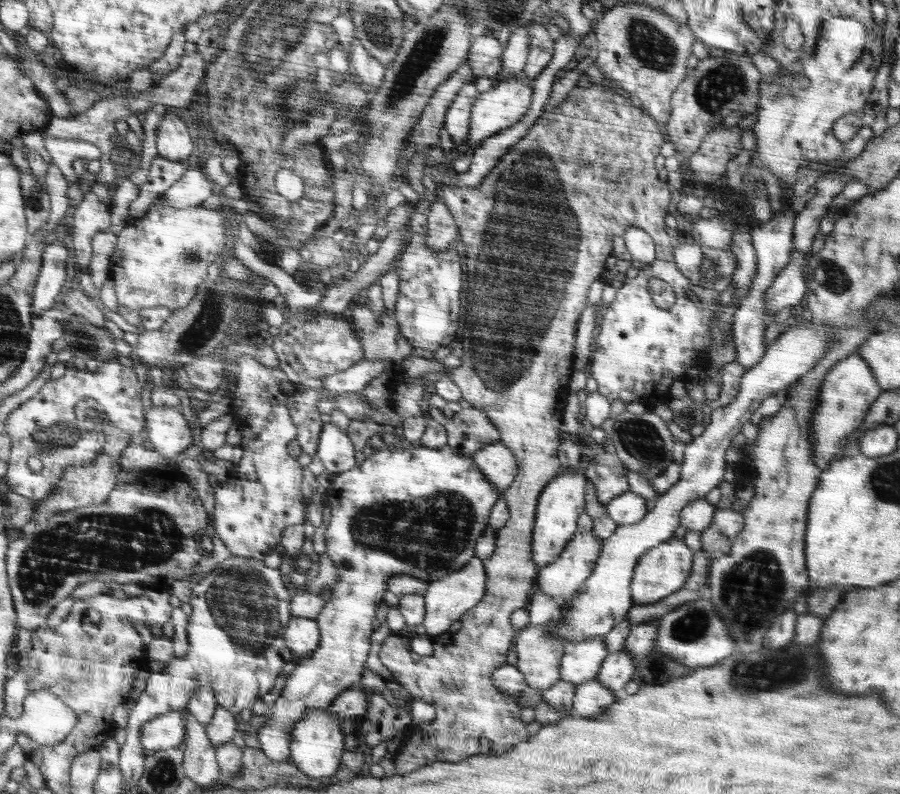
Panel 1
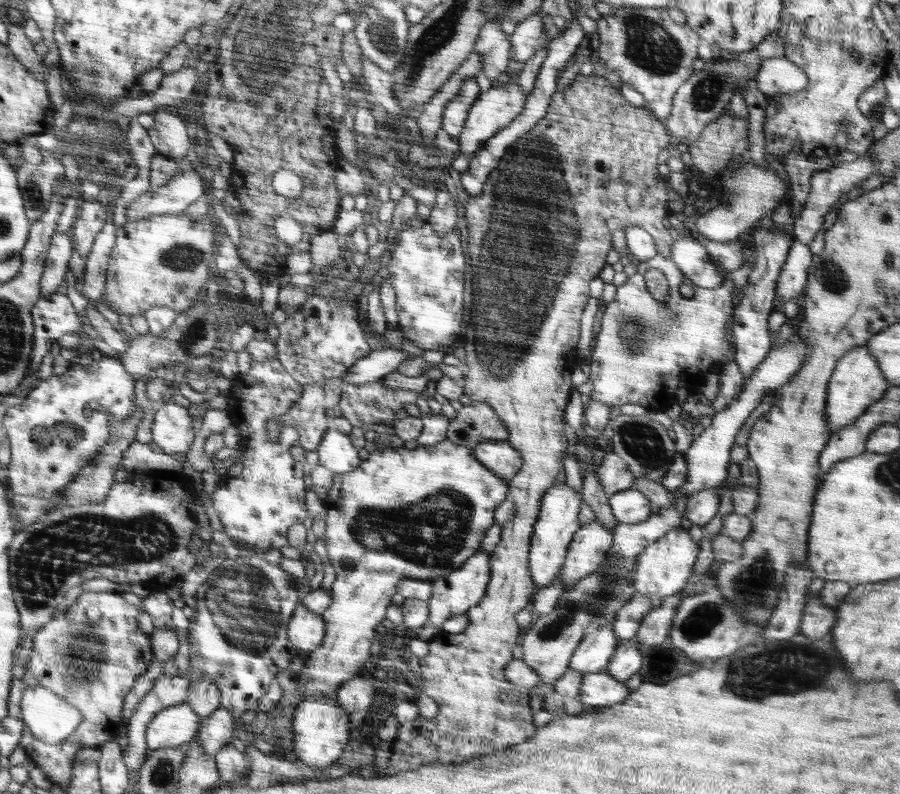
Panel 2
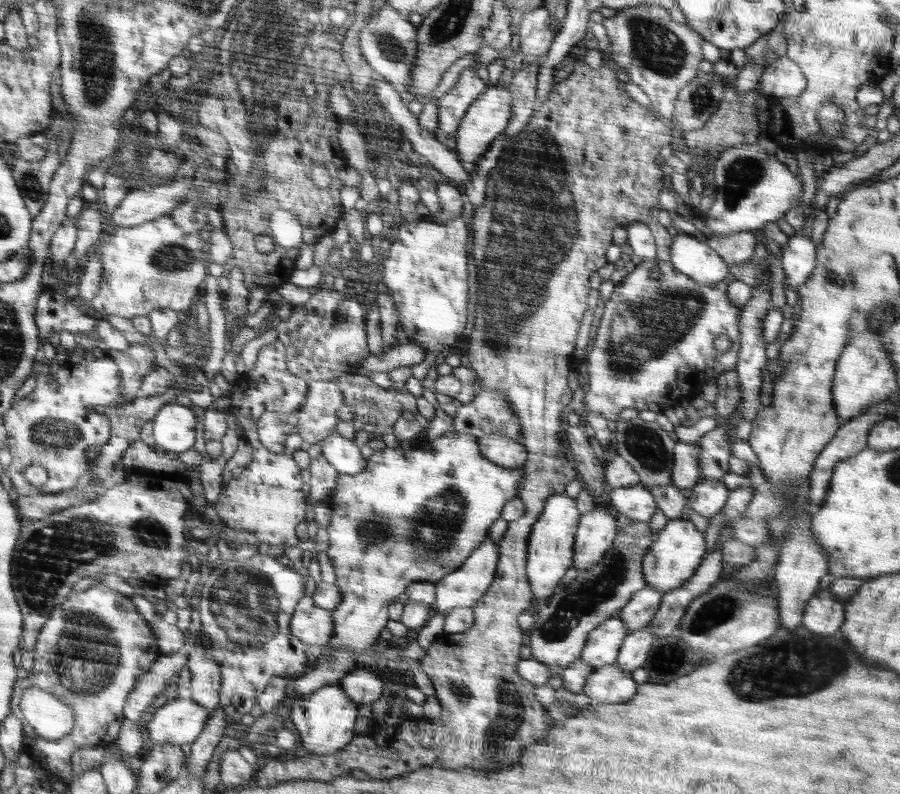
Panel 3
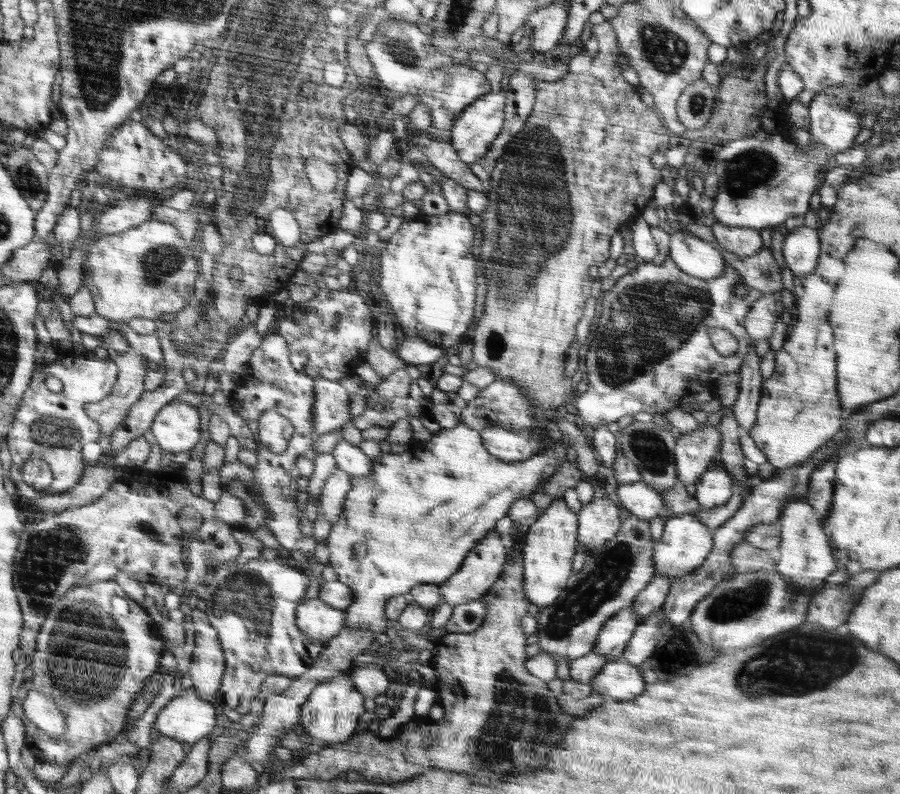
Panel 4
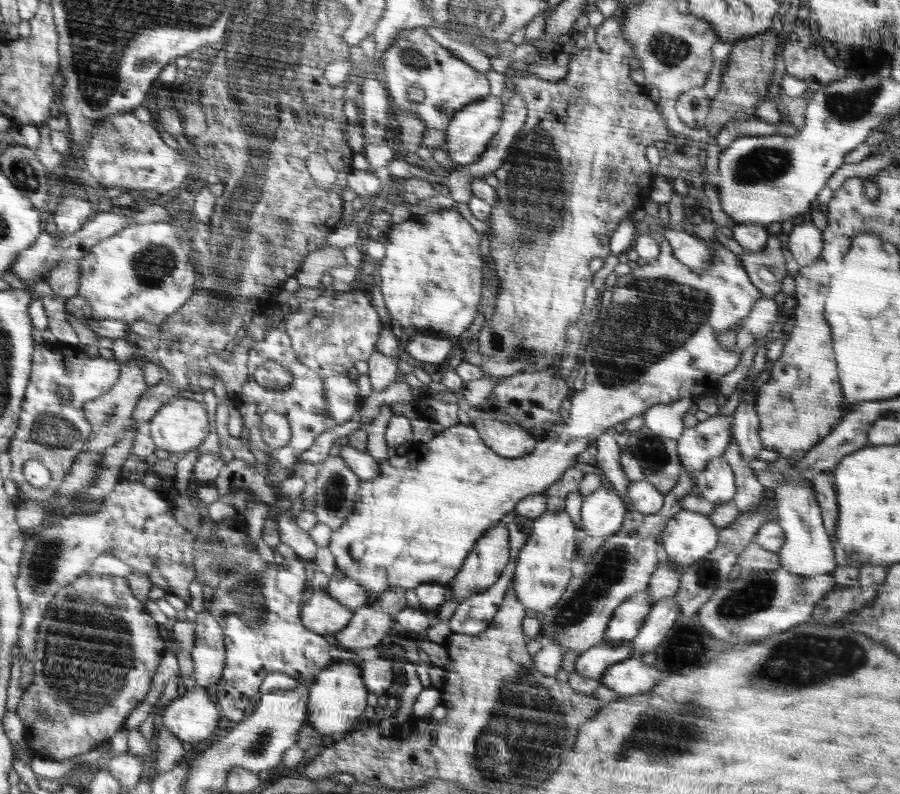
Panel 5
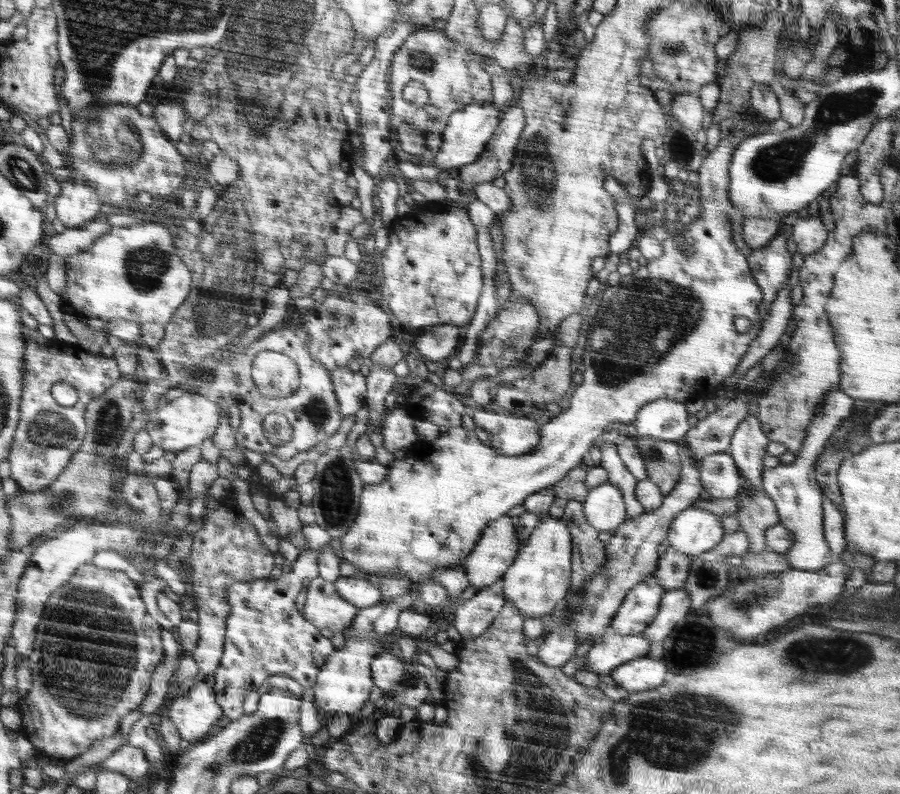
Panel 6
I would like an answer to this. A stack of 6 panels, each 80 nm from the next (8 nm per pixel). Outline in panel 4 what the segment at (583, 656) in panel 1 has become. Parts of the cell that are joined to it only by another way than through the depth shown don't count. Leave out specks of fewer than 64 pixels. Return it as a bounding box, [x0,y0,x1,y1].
[591,605,641,661]

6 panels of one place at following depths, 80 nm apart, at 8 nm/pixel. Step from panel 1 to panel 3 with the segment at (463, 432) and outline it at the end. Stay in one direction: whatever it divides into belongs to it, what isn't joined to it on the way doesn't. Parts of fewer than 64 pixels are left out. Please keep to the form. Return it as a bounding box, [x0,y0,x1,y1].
[451,390,521,438]

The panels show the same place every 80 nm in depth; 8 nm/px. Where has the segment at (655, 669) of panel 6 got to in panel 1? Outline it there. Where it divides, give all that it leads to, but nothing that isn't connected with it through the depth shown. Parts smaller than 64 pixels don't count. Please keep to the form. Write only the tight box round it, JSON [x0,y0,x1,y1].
[571,677,622,719]

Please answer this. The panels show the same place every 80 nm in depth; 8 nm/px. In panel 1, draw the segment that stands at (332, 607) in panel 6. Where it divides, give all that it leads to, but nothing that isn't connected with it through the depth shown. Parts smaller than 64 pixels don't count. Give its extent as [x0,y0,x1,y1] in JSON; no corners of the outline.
[284,617,321,661]

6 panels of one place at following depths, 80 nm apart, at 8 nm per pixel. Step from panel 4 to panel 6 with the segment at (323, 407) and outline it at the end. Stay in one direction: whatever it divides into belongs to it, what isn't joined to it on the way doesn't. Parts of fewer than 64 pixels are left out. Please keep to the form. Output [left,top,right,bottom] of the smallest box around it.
[332,366,368,416]

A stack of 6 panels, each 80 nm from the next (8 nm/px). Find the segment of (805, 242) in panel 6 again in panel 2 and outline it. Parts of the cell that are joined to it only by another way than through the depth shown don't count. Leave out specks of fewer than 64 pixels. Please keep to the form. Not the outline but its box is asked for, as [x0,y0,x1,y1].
[775,240,814,303]

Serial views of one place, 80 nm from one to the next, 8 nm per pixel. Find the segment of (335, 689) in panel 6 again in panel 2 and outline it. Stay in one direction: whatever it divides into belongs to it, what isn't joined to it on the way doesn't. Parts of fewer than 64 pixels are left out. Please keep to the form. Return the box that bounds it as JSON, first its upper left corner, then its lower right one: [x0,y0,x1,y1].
[289,696,350,768]

